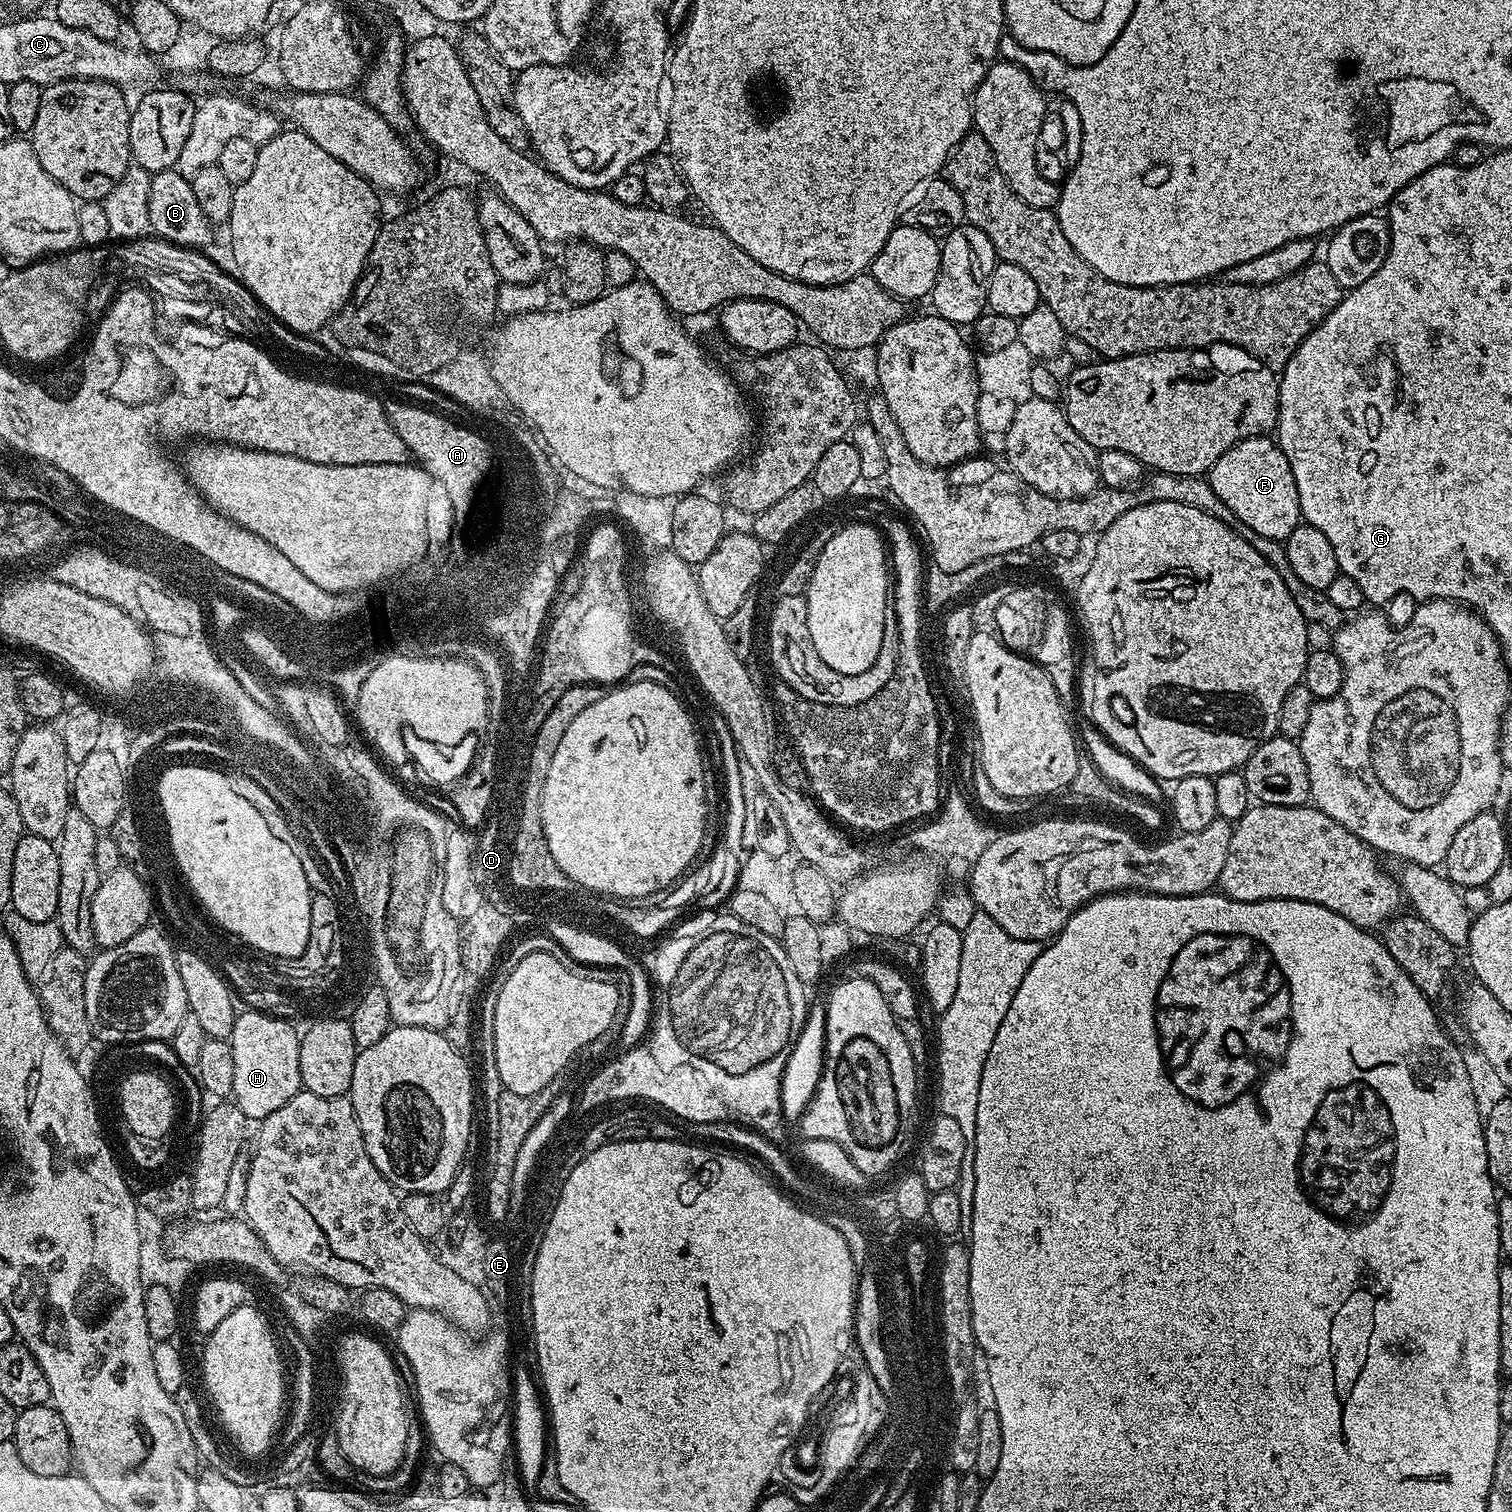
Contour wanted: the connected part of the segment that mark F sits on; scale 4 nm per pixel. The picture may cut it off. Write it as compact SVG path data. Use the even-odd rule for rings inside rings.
M1255 436L1238 442L1226 450L1218 462L1214 462L1214 466L1206 473L1206 478L1214 494L1218 494L1218 498L1230 506L1233 517L1246 522L1246 526L1262 534L1262 538L1283 542L1302 523L1298 486L1294 486L1290 462L1286 462L1286 454L1282 454L1275 439Z

